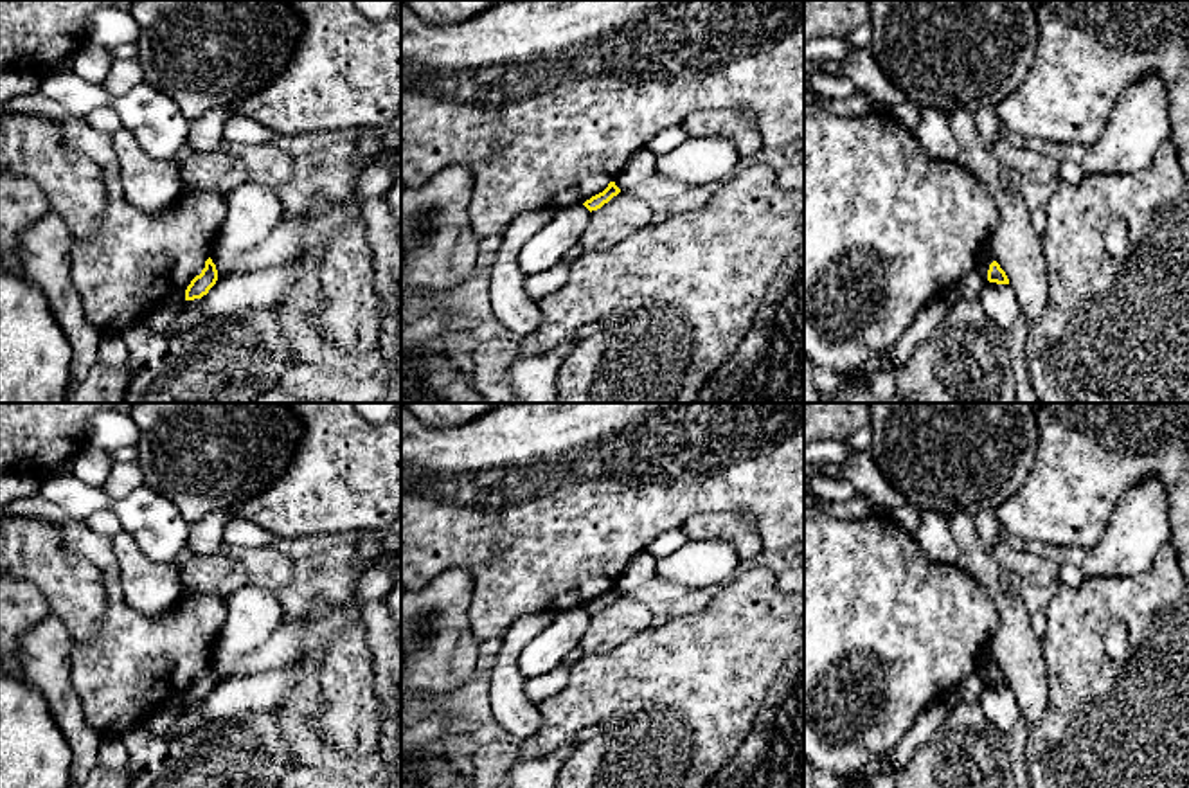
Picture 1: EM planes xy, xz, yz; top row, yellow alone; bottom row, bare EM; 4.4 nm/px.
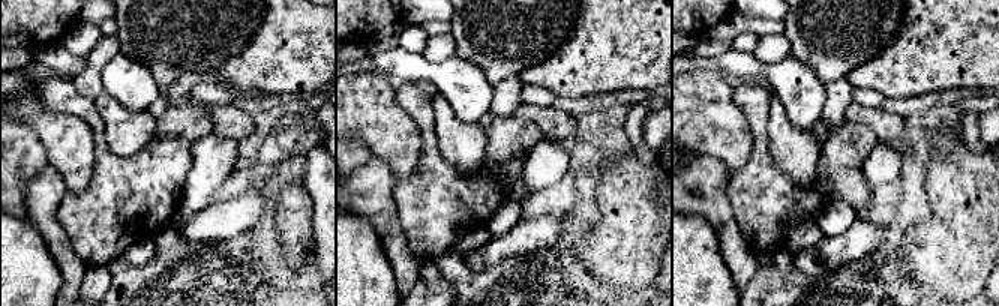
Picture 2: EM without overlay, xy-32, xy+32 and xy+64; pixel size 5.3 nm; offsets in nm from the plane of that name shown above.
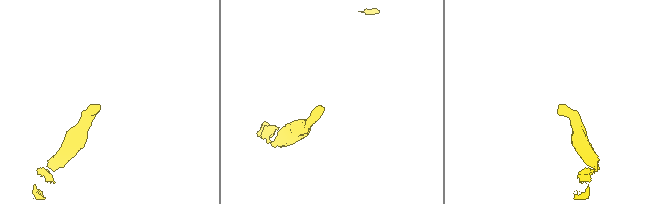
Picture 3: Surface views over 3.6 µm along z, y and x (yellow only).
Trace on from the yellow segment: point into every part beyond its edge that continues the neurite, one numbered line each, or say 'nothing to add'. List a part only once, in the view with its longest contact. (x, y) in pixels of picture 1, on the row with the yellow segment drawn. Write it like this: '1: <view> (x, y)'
nothing to add

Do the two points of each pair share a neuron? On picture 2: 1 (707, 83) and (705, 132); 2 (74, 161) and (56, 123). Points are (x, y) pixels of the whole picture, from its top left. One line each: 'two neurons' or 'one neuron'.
1: one neuron
2: one neuron

